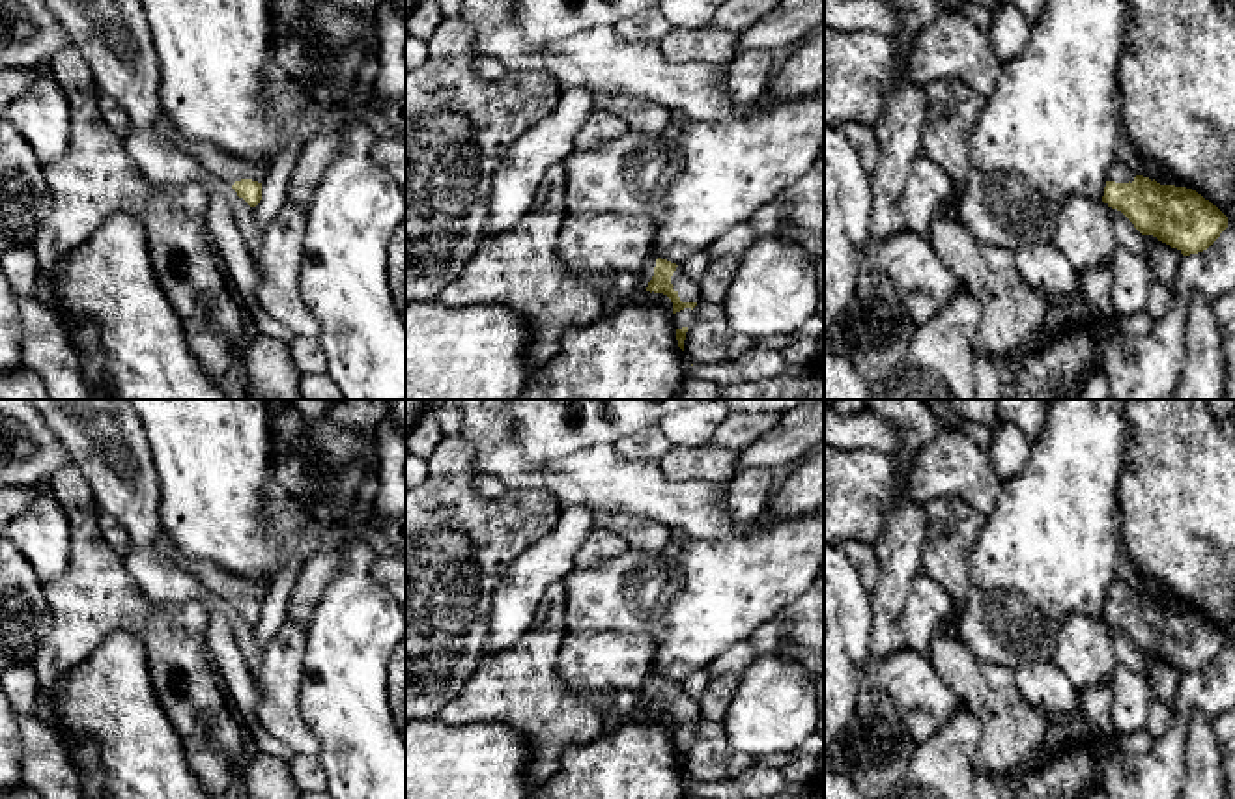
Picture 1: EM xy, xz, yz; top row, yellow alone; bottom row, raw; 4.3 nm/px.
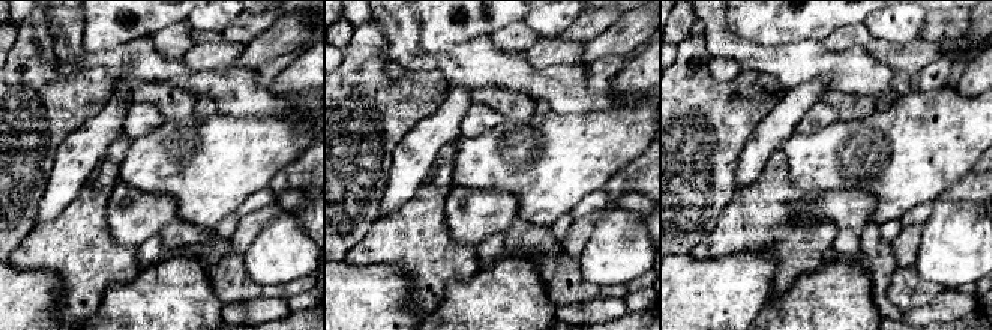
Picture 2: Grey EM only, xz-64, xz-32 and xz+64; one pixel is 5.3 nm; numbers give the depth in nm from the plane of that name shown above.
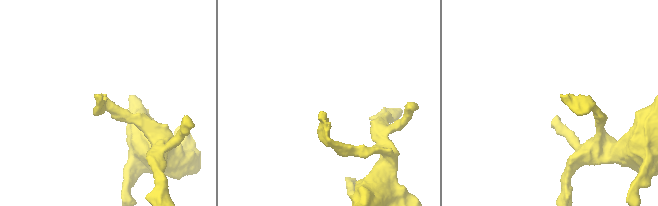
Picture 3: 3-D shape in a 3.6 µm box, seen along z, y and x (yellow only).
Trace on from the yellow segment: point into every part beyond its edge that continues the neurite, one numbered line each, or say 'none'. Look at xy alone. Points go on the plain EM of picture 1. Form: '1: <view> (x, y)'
1: xy (217, 579)

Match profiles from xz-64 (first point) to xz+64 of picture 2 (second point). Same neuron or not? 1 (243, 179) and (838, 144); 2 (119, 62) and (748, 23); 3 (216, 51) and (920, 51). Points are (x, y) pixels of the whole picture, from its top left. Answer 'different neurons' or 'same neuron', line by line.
1: same neuron
2: different neurons
3: same neuron

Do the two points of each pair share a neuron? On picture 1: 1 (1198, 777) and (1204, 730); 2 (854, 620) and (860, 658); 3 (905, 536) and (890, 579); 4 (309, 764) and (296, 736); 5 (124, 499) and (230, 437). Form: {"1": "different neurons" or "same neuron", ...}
{"1": "same neuron", "2": "same neuron", "3": "same neuron", "4": "different neurons", "5": "different neurons"}

